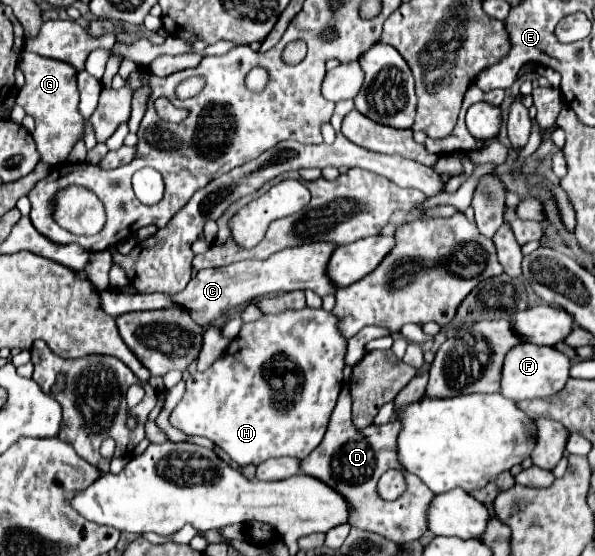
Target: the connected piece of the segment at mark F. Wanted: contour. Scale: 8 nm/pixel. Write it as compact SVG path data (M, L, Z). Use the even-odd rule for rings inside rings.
M520 341L504 357L500 393L510 401L550 397L550 395L556 395L558 389L566 385L566 381L570 377L568 371L570 371L570 359L564 353L554 351L552 347L534 345L530 341Z

